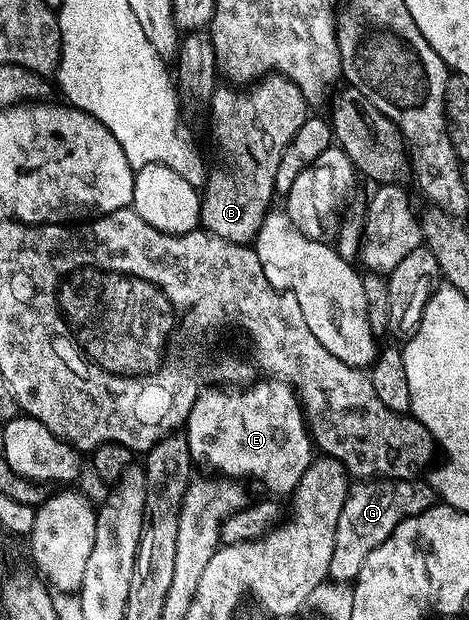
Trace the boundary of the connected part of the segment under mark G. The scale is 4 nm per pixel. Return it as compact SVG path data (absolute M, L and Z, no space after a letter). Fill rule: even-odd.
M373 477L369 480L358 480L354 482L349 489L348 496L346 497L346 501L343 504L343 509L341 509L341 514L339 516L339 522L337 523L337 529L335 531L335 541L334 541L334 549L333 549L333 557L331 557L331 565L328 567L329 576L328 578L332 581L337 582L354 582L356 576L359 575L361 565L364 564L365 557L371 552L373 549L377 547L377 545L384 543L386 539L390 537L393 533L393 529L397 529L397 525L401 522L402 519L407 519L411 515L419 515L423 511L430 510L432 507L436 506L437 503L437 491L434 486L431 487L427 483L415 483L419 481L412 481L411 479L393 479L390 477Z

